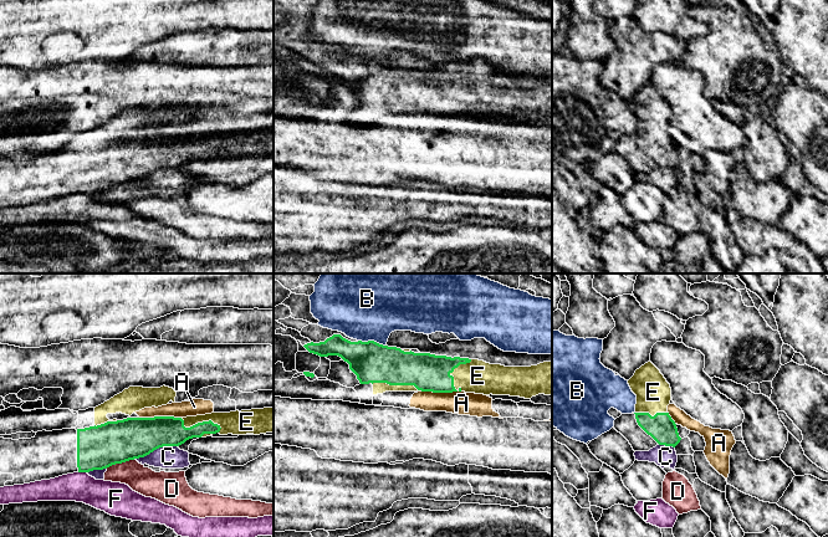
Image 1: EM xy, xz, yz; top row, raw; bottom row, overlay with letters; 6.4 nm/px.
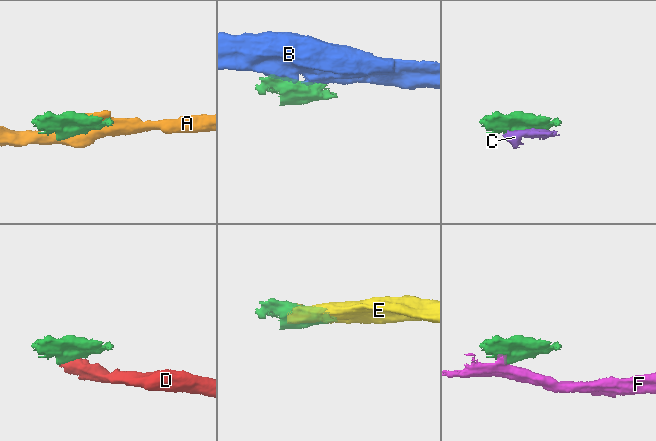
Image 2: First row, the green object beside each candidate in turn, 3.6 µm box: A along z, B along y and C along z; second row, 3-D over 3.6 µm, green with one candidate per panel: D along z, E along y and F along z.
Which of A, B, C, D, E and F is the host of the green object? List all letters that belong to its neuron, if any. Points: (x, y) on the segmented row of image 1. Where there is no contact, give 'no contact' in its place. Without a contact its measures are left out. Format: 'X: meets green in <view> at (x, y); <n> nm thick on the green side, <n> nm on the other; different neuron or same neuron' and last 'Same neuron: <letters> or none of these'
A: meets green in xy at (159, 417); 260 nm thick on the green side, 110 nm on the other; different neuron
B: meets green in xz at (372, 341); 260 nm thick on the green side, 480 nm on the other; different neuron
C: meets green in xy at (154, 449); 280 nm thick on the green side, 140 nm on the other; different neuron
D: meets green in xy at (119, 463); 280 nm thick on the green side, 180 nm on the other; different neuron
E: meets green in xz at (453, 371); 240 nm thick on the green side, 220 nm on the other; same neuron
F: meets green in xy at (82, 471); 280 nm thick on the green side, 200 nm on the other; different neuron
Same neuron: E

